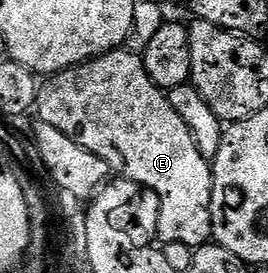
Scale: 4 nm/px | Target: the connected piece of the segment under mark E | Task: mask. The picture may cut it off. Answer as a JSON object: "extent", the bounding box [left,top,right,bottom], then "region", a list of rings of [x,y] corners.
{"extent":[37,48,212,248],"region":[[[120,48],[113,51],[112,54],[102,54],[99,58],[92,58],[91,61],[85,62],[81,66],[70,66],[68,70],[63,70],[60,74],[50,75],[39,87],[37,118],[38,121],[45,124],[53,124],[53,128],[61,128],[61,132],[65,132],[65,136],[80,142],[89,152],[93,152],[93,156],[101,156],[101,160],[105,160],[105,164],[109,164],[112,171],[118,172],[122,177],[133,180],[147,190],[153,191],[159,197],[159,238],[164,243],[189,244],[192,248],[198,248],[206,246],[212,241],[211,162],[205,156],[201,156],[201,152],[197,152],[197,144],[193,140],[189,128],[185,128],[185,120],[181,120],[181,116],[177,116],[177,112],[169,104],[166,93],[155,86],[153,80],[149,80],[140,55],[131,54],[128,49]]]}

